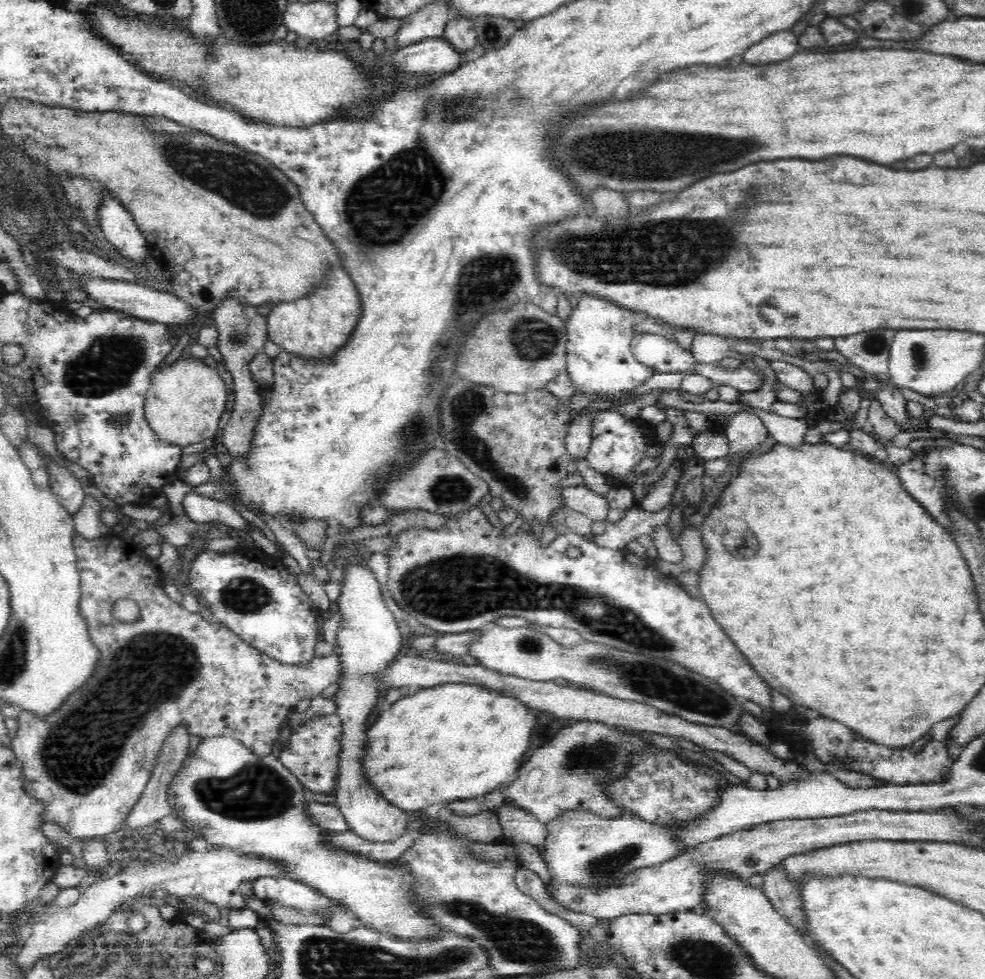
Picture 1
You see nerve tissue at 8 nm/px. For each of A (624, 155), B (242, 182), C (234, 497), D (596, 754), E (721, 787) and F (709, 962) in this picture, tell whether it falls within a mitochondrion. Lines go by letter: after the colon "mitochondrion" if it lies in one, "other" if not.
A: mitochondrion
B: mitochondrion
C: other
D: mitochondrion
E: other
F: mitochondrion

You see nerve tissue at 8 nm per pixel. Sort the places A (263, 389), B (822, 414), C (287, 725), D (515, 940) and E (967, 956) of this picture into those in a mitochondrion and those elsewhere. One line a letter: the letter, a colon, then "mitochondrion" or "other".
A: other
B: other
C: other
D: mitochondrion
E: other

